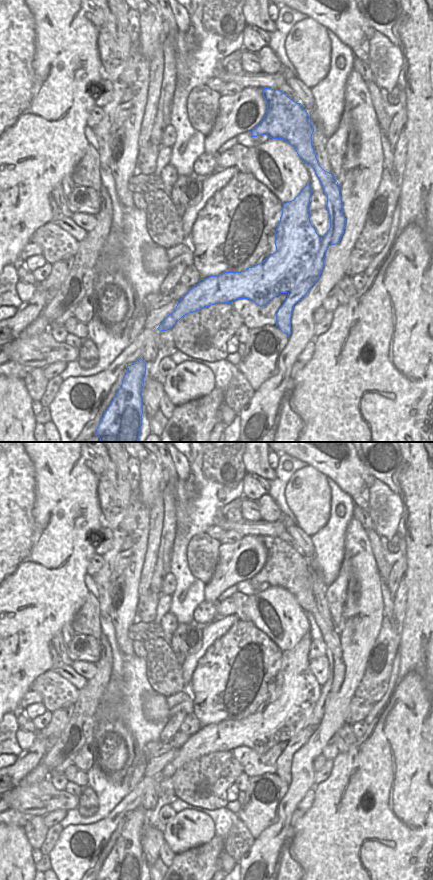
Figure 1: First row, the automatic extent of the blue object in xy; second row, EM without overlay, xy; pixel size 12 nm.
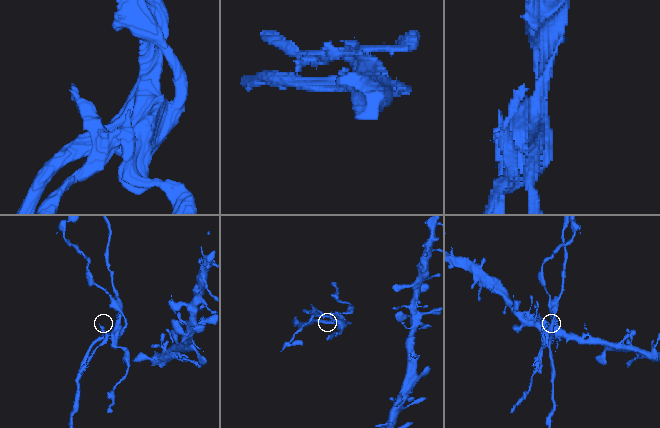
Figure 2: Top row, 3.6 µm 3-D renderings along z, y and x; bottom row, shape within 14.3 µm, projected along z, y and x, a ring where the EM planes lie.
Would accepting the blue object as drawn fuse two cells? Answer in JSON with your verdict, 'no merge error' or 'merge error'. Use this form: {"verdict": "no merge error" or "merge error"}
{"verdict": "merge error"}

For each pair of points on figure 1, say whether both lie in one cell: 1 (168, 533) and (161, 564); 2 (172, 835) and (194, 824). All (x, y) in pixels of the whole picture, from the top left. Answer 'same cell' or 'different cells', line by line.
1: same cell
2: same cell

